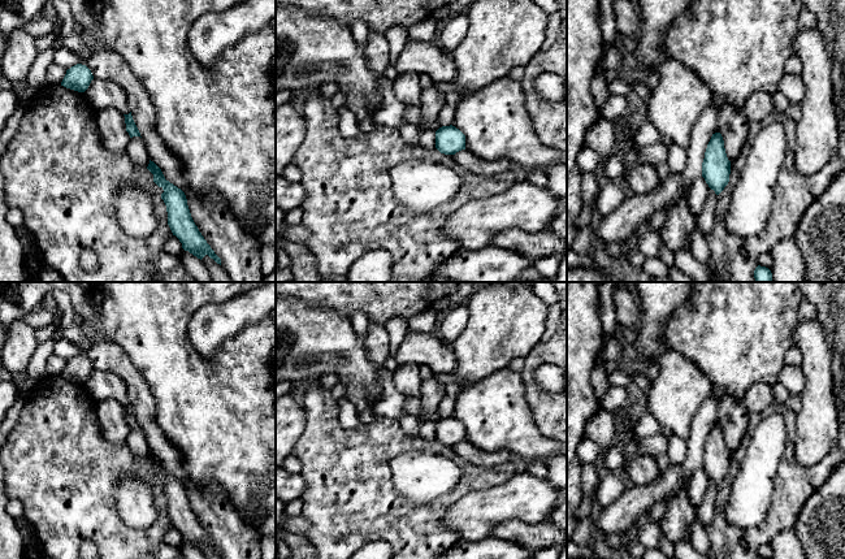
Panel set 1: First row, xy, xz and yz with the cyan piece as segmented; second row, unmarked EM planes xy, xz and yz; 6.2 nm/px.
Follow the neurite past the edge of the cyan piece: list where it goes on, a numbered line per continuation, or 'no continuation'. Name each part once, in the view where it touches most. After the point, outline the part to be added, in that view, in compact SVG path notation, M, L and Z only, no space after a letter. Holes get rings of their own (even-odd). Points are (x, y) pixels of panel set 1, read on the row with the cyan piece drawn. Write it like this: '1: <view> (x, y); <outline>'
no continuation

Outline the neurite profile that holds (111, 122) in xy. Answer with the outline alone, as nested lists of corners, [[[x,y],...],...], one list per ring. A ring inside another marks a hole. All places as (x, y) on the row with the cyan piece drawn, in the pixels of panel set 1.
[[[117,108],[98,110],[96,124],[105,148],[113,153],[126,152],[130,135],[126,131],[125,116]]]

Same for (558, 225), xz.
[[[567,212],[559,213],[547,225],[547,229],[555,233],[567,243]]]

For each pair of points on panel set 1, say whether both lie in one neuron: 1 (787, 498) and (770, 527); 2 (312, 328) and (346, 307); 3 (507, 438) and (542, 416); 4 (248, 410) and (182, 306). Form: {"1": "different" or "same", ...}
{"1": "same", "2": "different", "3": "different", "4": "same"}

